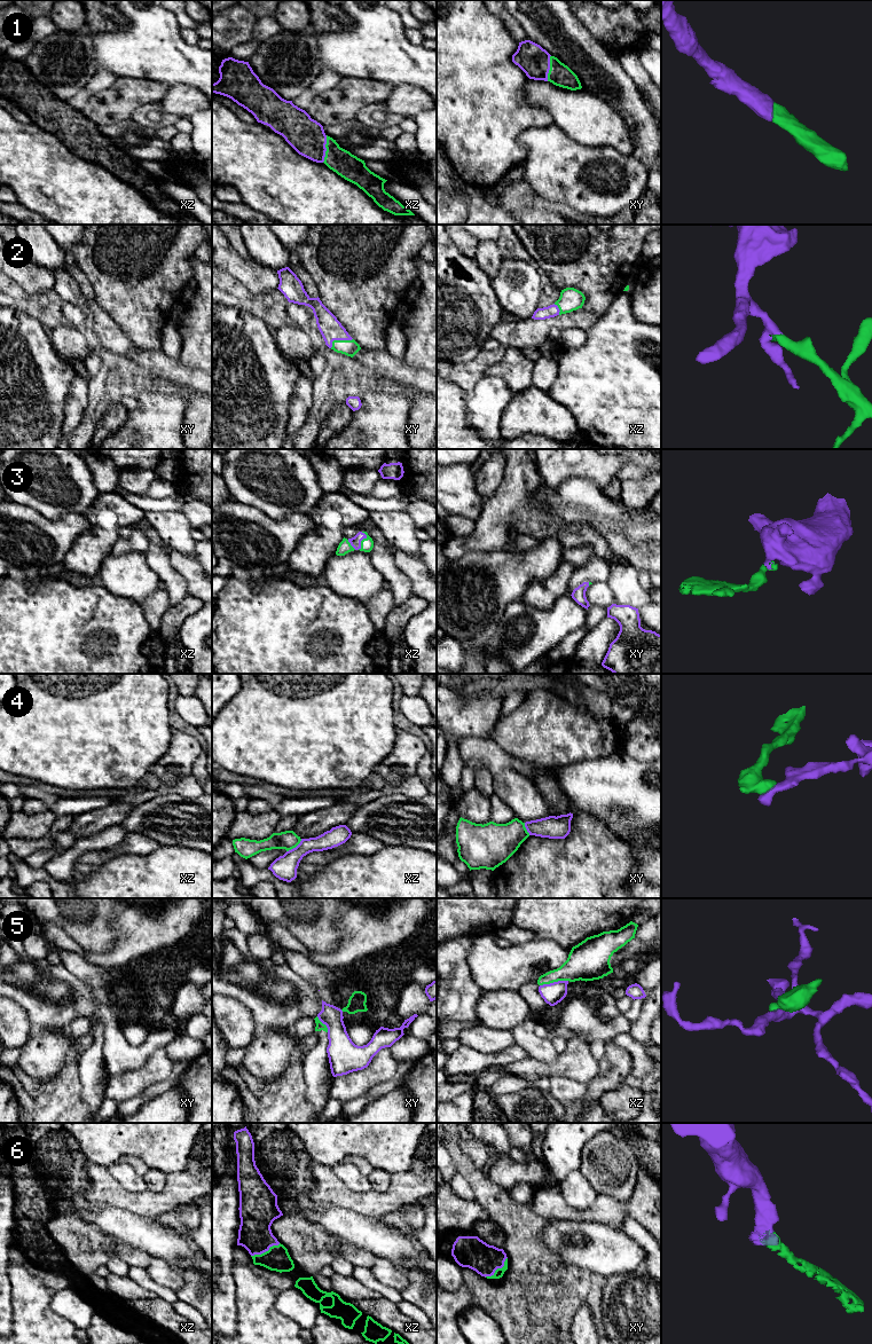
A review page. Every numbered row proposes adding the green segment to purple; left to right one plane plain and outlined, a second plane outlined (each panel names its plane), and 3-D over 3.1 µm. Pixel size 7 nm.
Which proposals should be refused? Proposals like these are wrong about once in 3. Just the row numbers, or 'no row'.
4, 5

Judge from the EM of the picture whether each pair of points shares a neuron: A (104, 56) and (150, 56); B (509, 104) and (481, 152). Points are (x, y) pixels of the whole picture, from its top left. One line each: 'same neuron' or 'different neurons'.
A: same neuron
B: same neuron

